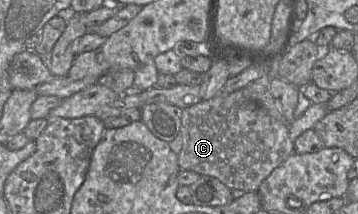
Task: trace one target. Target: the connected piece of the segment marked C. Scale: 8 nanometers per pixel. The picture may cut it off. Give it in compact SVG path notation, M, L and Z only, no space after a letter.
M242 89L201 100L182 109L182 148L178 154L178 165L180 169L215 177L230 189L256 192L262 181L294 153L294 142L289 137L288 127L288 124L274 119L256 102L246 98Z

